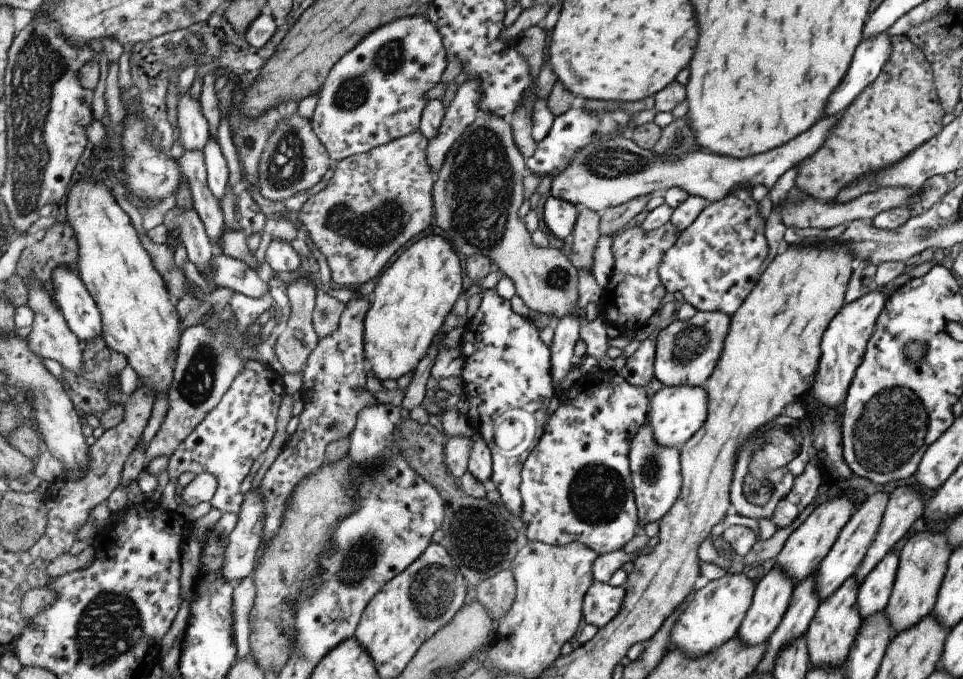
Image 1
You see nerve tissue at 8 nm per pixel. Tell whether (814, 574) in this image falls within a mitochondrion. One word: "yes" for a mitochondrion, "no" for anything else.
no

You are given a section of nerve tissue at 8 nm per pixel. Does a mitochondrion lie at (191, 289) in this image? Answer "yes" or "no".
no

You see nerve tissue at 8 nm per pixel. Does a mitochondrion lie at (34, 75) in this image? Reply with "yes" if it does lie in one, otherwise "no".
yes

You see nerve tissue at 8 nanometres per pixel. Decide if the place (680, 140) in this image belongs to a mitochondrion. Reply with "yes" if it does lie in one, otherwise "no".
yes

